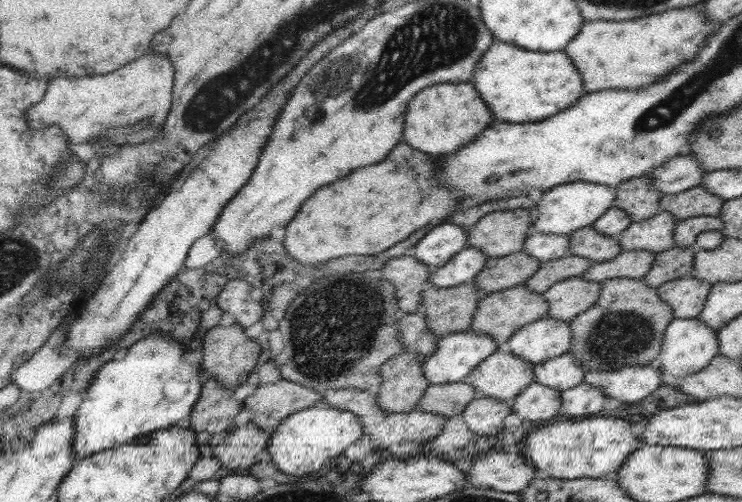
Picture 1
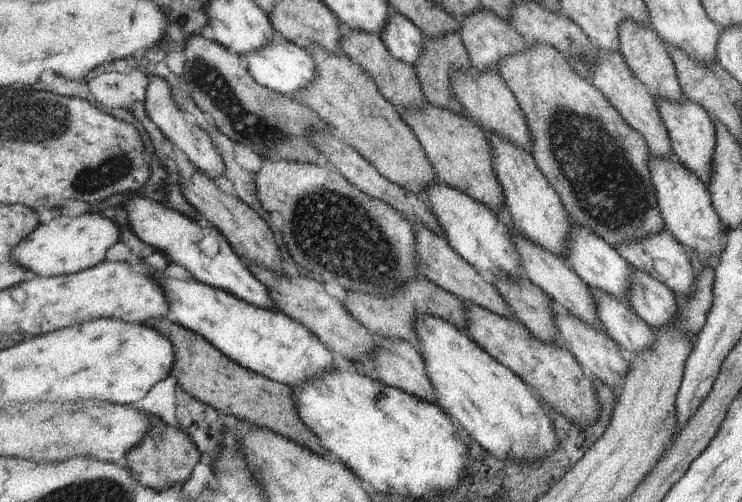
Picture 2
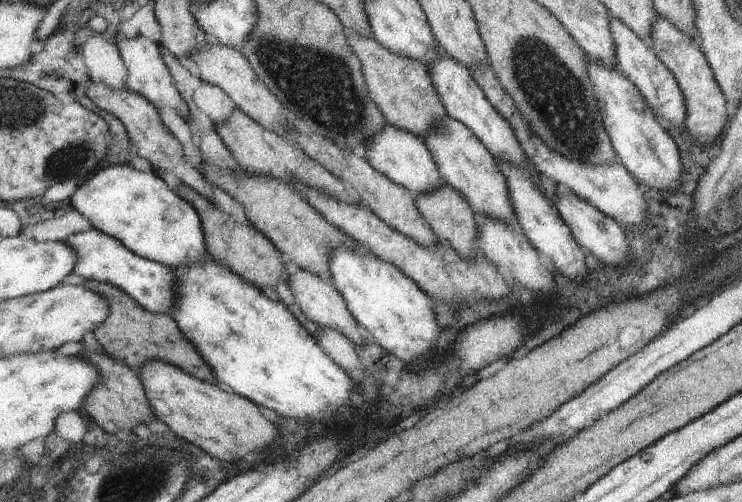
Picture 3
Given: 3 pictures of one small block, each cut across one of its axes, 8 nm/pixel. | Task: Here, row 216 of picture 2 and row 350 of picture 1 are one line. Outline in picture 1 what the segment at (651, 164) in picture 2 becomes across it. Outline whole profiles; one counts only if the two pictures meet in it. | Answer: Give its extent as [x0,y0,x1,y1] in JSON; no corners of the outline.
[656,318,719,378]

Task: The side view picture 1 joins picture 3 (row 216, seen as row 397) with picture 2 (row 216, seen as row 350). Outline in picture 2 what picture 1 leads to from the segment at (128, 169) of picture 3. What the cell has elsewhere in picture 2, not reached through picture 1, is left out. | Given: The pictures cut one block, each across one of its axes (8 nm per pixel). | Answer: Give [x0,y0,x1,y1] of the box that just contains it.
[122,193,278,311]

